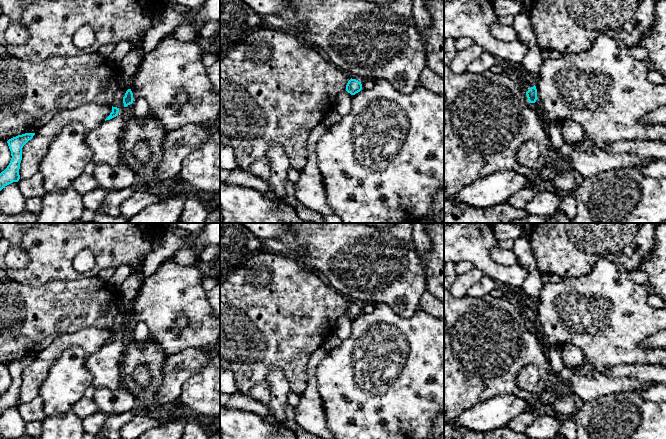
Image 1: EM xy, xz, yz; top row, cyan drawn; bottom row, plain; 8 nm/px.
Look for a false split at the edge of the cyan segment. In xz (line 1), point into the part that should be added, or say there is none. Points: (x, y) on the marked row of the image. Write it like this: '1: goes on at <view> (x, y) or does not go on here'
1: goes on at xz (367, 84)

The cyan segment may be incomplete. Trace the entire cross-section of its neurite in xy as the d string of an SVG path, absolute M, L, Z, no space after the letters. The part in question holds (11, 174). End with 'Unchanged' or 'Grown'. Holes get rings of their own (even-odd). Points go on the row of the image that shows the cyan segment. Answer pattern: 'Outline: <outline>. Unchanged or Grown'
Outline: M25 133L13 137L7 141L12 158L7 168L0 173L0 191L5 186L19 181L19 169L22 160L22 148L29 140L33 138L34 135L35 133Z. Unchanged

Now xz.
Outline: M351 78L346 85L346 91L351 95L355 95L361 90L370 90L373 87L374 87L374 81L372 80L358 81L356 79Z. Grown

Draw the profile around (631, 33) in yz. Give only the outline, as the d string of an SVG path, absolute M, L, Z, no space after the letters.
M532 0L531 26L541 49L562 54L588 50L599 34L617 39L628 49L641 45L641 39L655 23L655 0Z

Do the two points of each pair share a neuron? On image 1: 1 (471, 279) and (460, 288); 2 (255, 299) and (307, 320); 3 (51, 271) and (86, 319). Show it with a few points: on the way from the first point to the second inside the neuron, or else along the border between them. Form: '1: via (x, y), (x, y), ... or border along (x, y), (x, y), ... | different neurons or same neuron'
1: via (468, 280), (463, 285) | same neuron
2: via (268, 312), (294, 313) | same neuron
3: border along (80, 277), (76, 279), (49, 280), (35, 287) | different neurons

